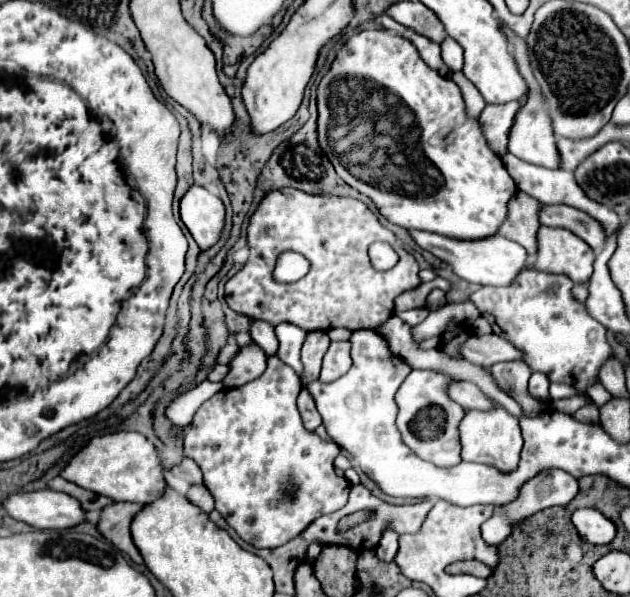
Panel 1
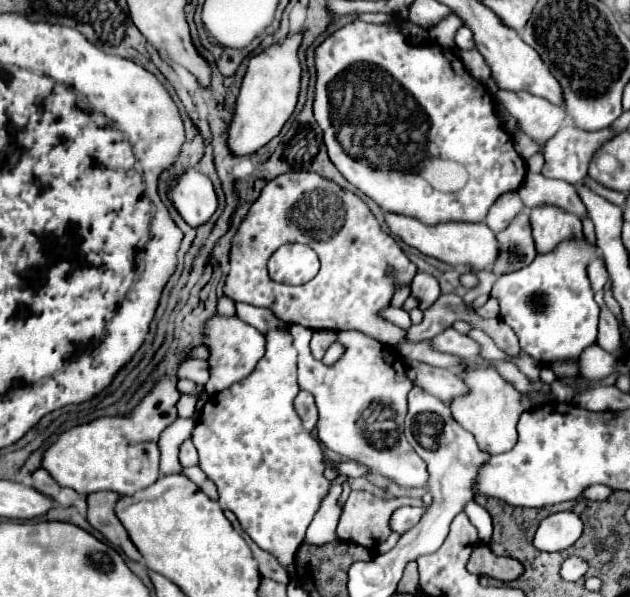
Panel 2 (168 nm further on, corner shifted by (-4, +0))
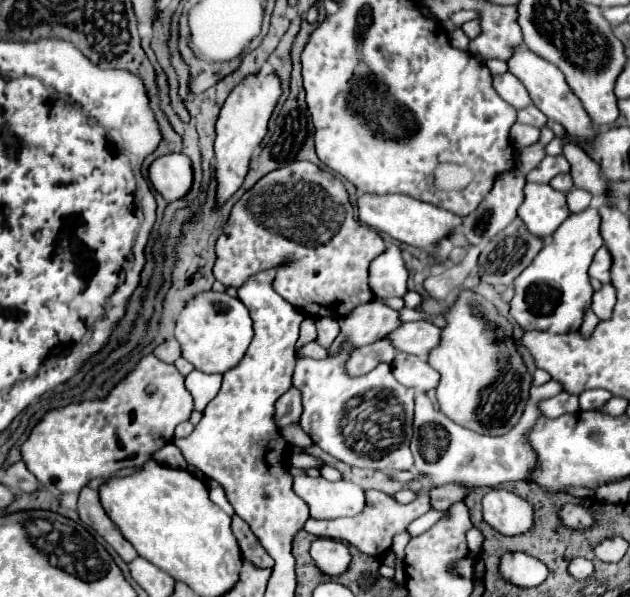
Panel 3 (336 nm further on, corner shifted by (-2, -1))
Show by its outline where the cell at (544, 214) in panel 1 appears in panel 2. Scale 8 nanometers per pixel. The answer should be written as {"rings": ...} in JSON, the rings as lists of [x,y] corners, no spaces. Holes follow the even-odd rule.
{"rings":[[[528,173],[526,181],[518,187],[522,203],[530,209],[540,205],[554,205],[566,213],[576,215],[578,219],[586,217],[586,207],[574,191],[574,185],[558,179],[546,179],[540,173]]]}

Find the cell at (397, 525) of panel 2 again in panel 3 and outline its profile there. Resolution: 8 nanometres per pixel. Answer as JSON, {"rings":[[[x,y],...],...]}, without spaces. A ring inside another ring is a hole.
{"rings":[[[450,482],[450,484],[444,484],[440,488],[432,488],[432,508],[434,510],[446,510],[450,508],[452,504],[464,500],[468,496],[468,488],[464,486],[458,486],[456,482]]]}

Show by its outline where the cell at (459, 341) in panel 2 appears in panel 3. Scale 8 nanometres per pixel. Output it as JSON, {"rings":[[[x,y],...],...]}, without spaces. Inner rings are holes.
{"rings":[[[404,322],[396,330],[392,330],[384,340],[392,342],[392,346],[400,352],[416,354],[426,358],[428,350],[440,342],[440,330],[430,322]]]}

